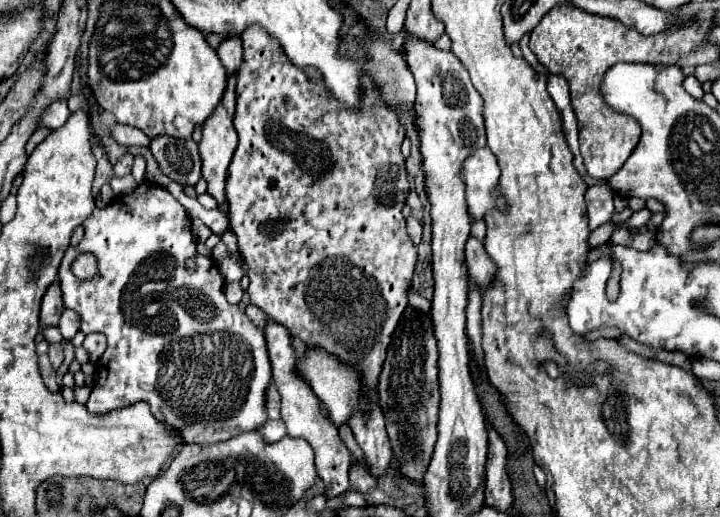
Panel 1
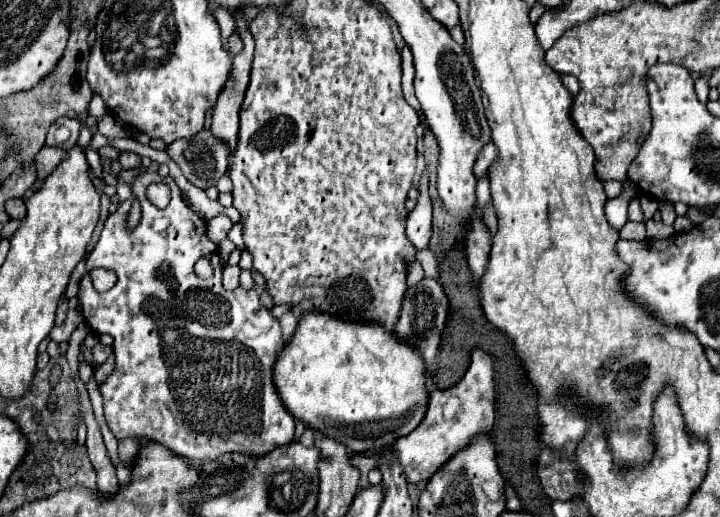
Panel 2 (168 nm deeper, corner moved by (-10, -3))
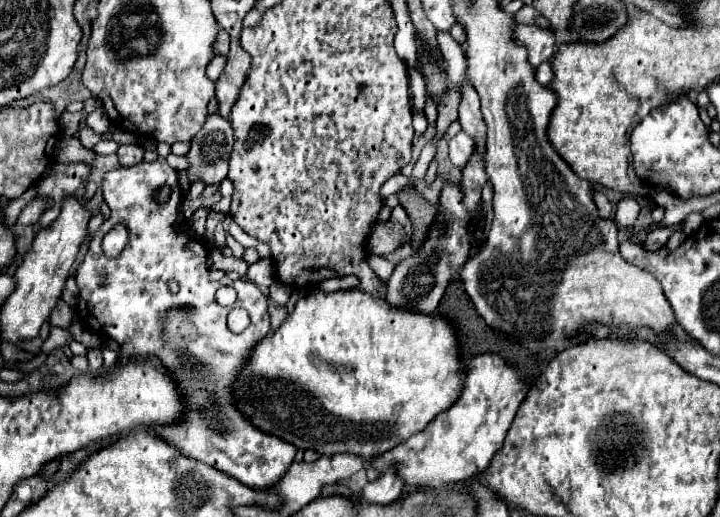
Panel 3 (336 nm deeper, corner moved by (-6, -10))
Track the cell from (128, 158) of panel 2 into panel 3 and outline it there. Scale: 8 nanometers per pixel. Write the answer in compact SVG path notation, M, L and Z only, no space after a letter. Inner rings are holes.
M124 144L118 148L118 160L120 160L120 166L134 166L138 162L142 162L142 156L144 156L144 148L138 146L138 144Z

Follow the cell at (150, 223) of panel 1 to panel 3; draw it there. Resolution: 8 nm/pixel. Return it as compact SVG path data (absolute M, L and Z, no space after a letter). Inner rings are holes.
M162 156L150 164L140 162L104 174L102 196L112 214L100 230L92 234L88 254L76 270L76 282L80 288L78 312L92 330L110 336L120 344L118 358L122 362L154 354L176 378L184 392L186 416L182 422L174 426L158 426L154 432L182 450L184 456L206 462L250 488L270 490L292 466L296 448L254 428L238 412L230 392L252 346L270 332L266 310L268 298L248 280L224 278L222 282L212 282L208 278L206 246L190 238L186 230L174 232L172 228L182 204L182 190L176 186L176 180L178 172ZM162 186L170 186L170 198L166 204L158 204L154 198ZM116 224L128 228L128 244L116 258L108 258L102 250L102 238ZM172 278L180 284L178 294L168 290ZM222 284L236 288L236 306L250 312L252 322L240 334L230 332L226 326L228 308L220 306L214 298ZM182 320L192 320L196 324L198 338L194 342L186 342L178 336L178 324Z

